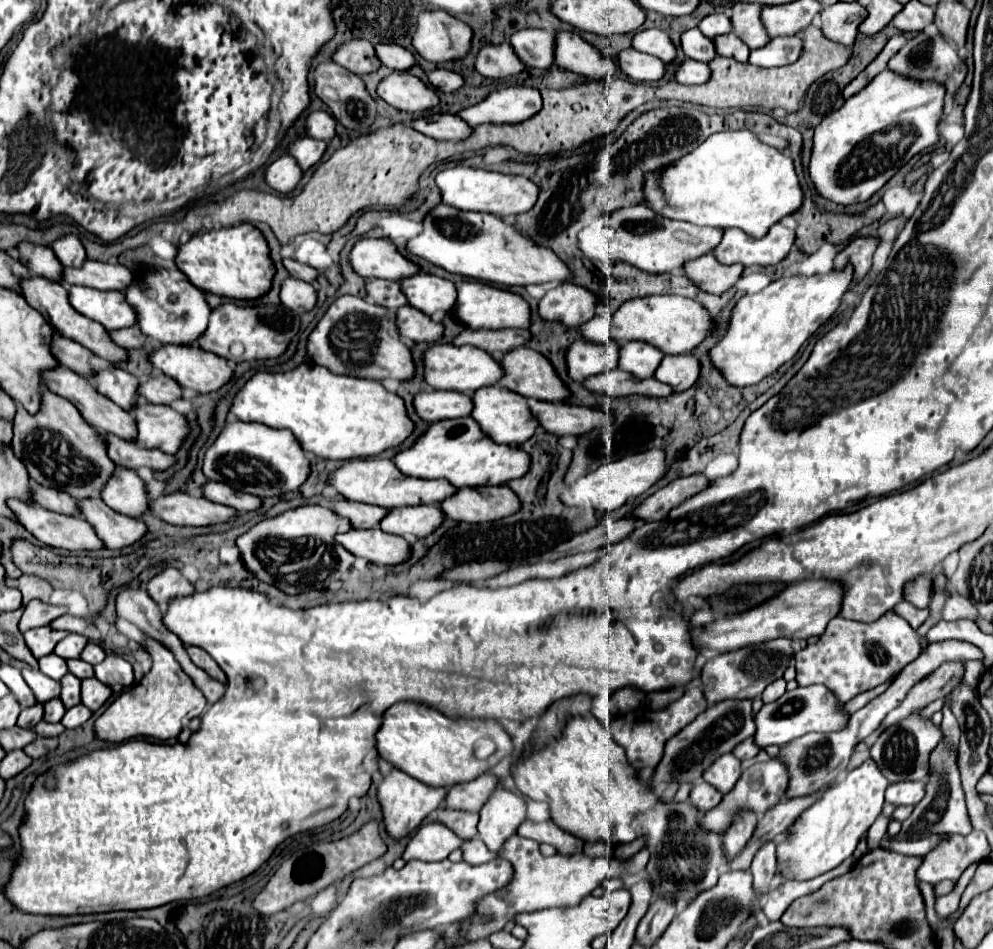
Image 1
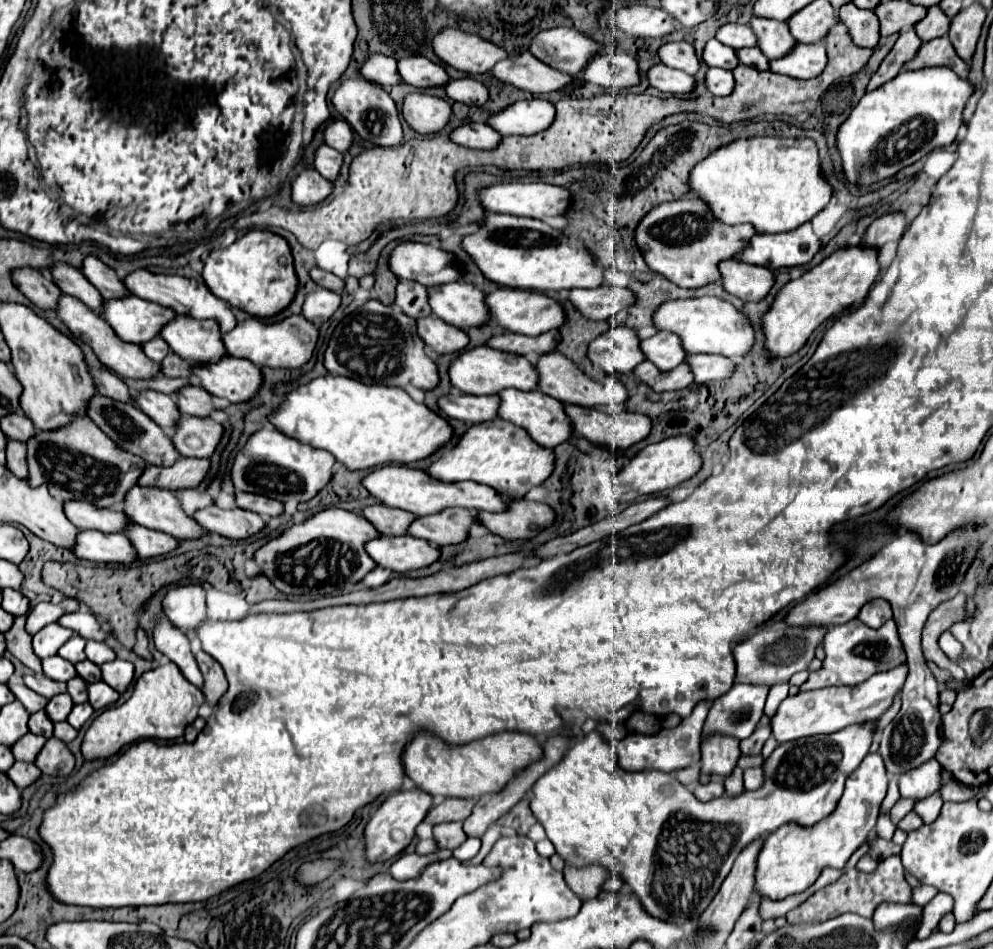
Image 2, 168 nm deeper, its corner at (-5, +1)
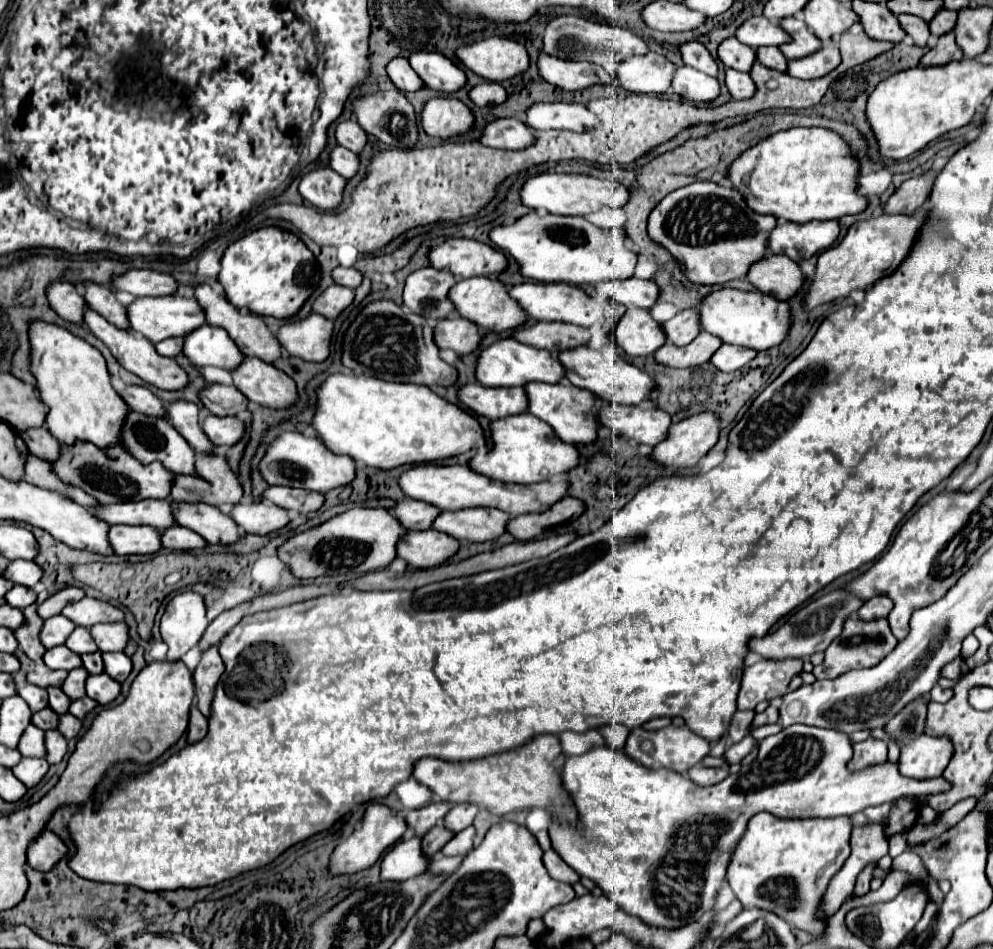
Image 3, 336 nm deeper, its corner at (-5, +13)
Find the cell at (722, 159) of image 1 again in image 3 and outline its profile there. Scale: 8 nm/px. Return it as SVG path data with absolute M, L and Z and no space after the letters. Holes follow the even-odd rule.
M795 127L779 131L747 149L729 167L729 181L747 199L747 205L779 221L807 223L813 219L841 219L867 209L867 199L857 195L859 161L849 143L823 127Z

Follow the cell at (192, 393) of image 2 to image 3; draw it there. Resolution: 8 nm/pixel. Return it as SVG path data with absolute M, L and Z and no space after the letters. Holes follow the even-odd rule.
M211 385L201 391L203 405L219 417L235 417L239 411L245 411L249 401L239 393L237 387L227 385Z

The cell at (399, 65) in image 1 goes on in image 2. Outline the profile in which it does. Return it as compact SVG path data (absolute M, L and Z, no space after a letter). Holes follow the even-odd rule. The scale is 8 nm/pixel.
M421 55L415 57L403 57L397 61L399 75L405 83L425 89L425 87L435 87L435 85L445 85L449 81L445 69L429 59L423 59Z

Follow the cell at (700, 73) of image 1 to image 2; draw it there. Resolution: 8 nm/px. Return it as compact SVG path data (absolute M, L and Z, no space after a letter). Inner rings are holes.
M709 69L705 73L705 85L713 95L729 95L733 91L733 73L723 71L723 69Z

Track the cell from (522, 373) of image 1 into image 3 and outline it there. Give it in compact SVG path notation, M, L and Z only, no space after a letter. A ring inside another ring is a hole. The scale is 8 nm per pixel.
M577 347L577 349L563 351L559 355L559 361L567 369L565 379L569 383L573 383L575 387L587 389L587 391L595 393L597 397L601 397L609 403L615 403L615 405L639 405L645 399L649 399L649 393L655 391L655 387L657 387L655 379L651 375L647 375L639 367L627 363L621 355L603 357L601 351L595 351L589 347Z

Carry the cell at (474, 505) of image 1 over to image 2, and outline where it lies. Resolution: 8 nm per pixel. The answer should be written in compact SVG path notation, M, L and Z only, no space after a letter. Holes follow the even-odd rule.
M509 499L507 511L503 513L487 513L479 511L477 521L485 525L491 533L501 535L505 539L529 539L537 533L537 529L543 529L551 525L555 519L553 511L545 503L529 501L529 499Z

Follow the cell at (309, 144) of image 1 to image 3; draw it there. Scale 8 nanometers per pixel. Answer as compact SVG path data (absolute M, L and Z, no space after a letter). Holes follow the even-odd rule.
M335 147L331 151L331 167L345 179L351 179L359 171L359 155L347 151L345 147Z

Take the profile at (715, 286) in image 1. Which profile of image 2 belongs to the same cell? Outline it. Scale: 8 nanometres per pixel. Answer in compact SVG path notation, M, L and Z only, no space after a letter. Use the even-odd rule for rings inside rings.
M725 259L723 263L719 263L719 273L723 289L743 301L763 299L773 285L771 269L761 265Z

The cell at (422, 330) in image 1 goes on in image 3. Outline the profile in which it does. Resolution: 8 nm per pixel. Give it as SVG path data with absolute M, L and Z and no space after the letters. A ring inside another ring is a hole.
M459 315L441 319L435 327L435 343L439 349L453 349L457 355L473 353L481 343L481 329Z

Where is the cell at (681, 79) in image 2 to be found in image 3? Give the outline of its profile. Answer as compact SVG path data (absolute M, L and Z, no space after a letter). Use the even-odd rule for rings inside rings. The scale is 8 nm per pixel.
M677 67L671 89L681 99L685 99L693 105L711 103L719 97L717 79L713 79L709 75L703 75L701 71L697 71L693 67Z

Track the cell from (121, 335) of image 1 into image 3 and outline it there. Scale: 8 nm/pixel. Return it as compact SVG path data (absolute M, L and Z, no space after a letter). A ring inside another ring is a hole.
M181 337L165 339L165 341L157 343L155 349L157 349L157 353L163 355L163 357L177 357L177 355L183 351L183 339L181 339Z

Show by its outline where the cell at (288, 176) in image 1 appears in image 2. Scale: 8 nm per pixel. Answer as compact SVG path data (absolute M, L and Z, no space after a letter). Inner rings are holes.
M303 169L291 183L291 199L297 205L315 205L331 193L331 181L323 179L315 169Z

